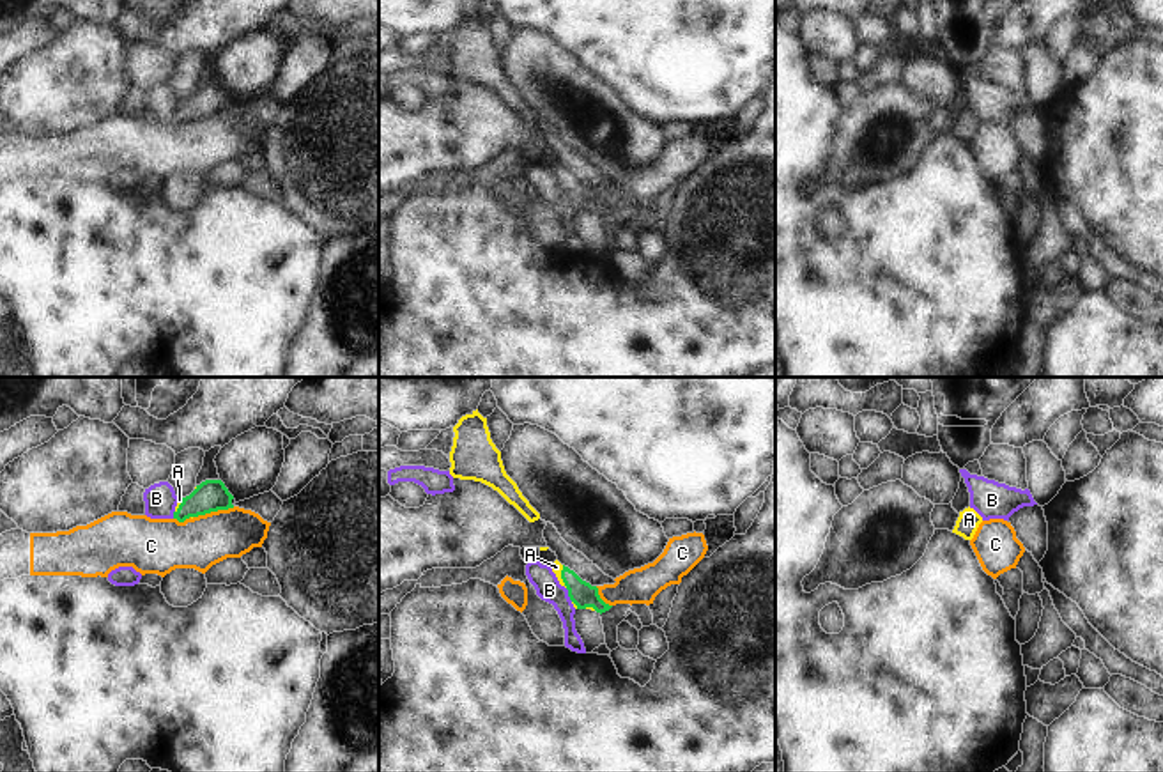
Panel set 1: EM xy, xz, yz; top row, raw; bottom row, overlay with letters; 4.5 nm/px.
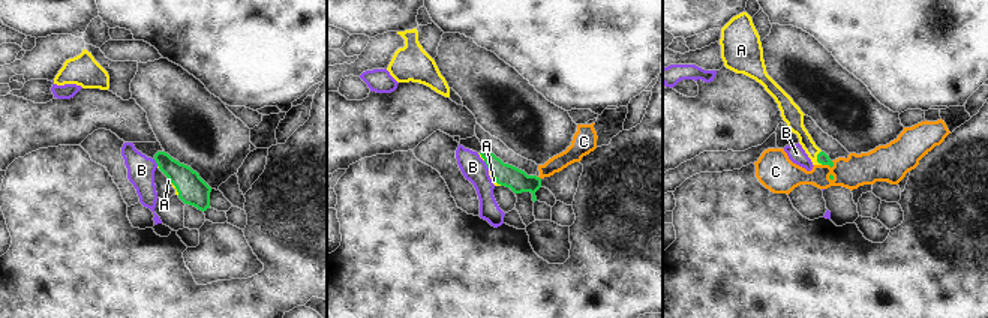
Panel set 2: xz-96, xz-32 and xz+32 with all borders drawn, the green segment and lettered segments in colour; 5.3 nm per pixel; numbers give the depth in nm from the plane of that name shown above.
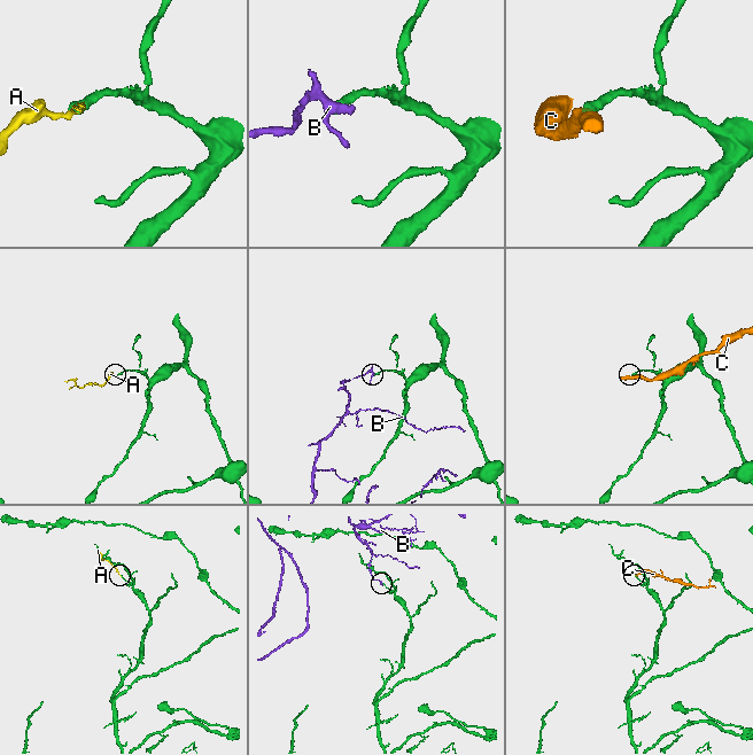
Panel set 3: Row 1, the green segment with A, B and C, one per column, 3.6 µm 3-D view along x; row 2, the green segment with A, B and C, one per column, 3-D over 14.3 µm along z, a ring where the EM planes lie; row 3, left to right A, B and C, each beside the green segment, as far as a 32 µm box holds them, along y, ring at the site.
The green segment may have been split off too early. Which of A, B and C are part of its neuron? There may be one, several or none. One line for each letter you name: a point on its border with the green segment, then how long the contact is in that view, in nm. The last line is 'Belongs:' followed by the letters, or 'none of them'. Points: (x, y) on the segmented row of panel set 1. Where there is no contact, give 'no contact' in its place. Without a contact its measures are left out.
A: meets green in xz at (562, 576); contact 110 nm long
Belongs: A

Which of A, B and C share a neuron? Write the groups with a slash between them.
A / B / C

